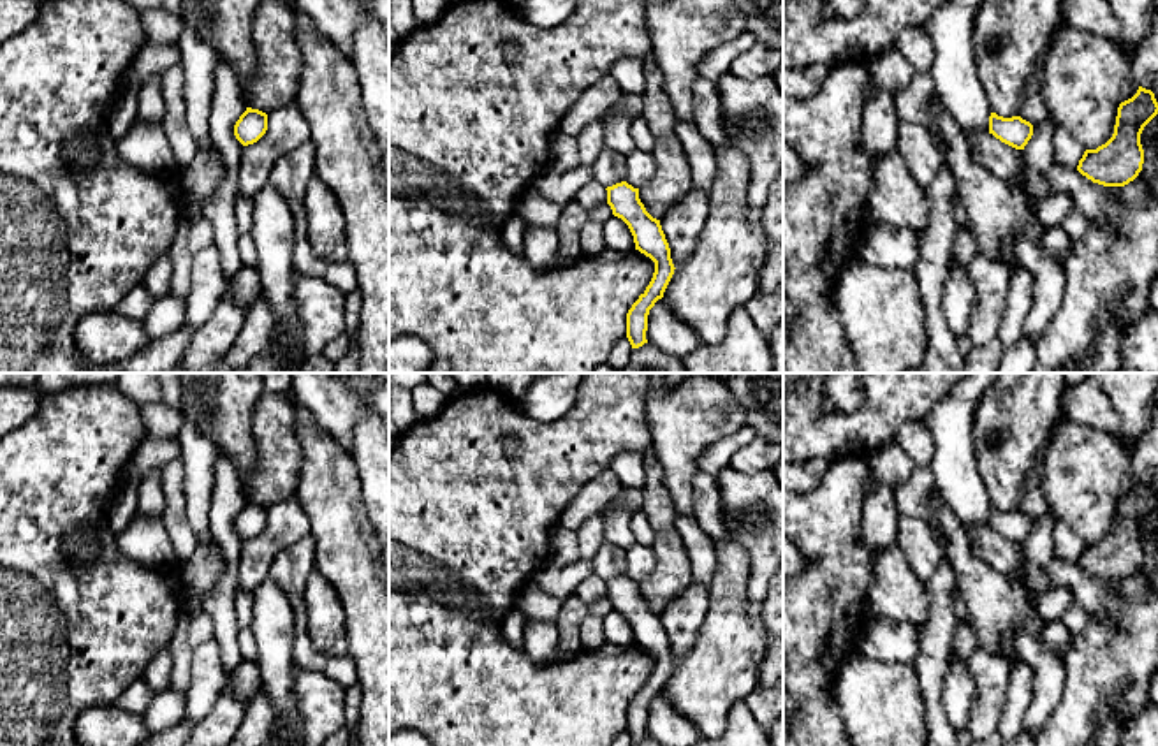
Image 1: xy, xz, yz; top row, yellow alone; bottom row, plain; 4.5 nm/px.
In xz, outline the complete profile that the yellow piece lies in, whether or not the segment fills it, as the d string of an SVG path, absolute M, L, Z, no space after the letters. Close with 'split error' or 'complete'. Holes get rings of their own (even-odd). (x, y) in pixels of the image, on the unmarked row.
M621 575L605 584L612 609L621 612L630 623L635 644L655 656L655 667L649 679L627 707L627 732L632 742L639 742L648 737L646 725L649 704L663 691L676 662L660 614L646 605L639 593L639 582Z | complete

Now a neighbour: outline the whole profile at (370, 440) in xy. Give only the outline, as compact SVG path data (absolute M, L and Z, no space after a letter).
M377 412L359 417L350 456L359 472L366 516L377 531L382 565L389 575L389 422Z

